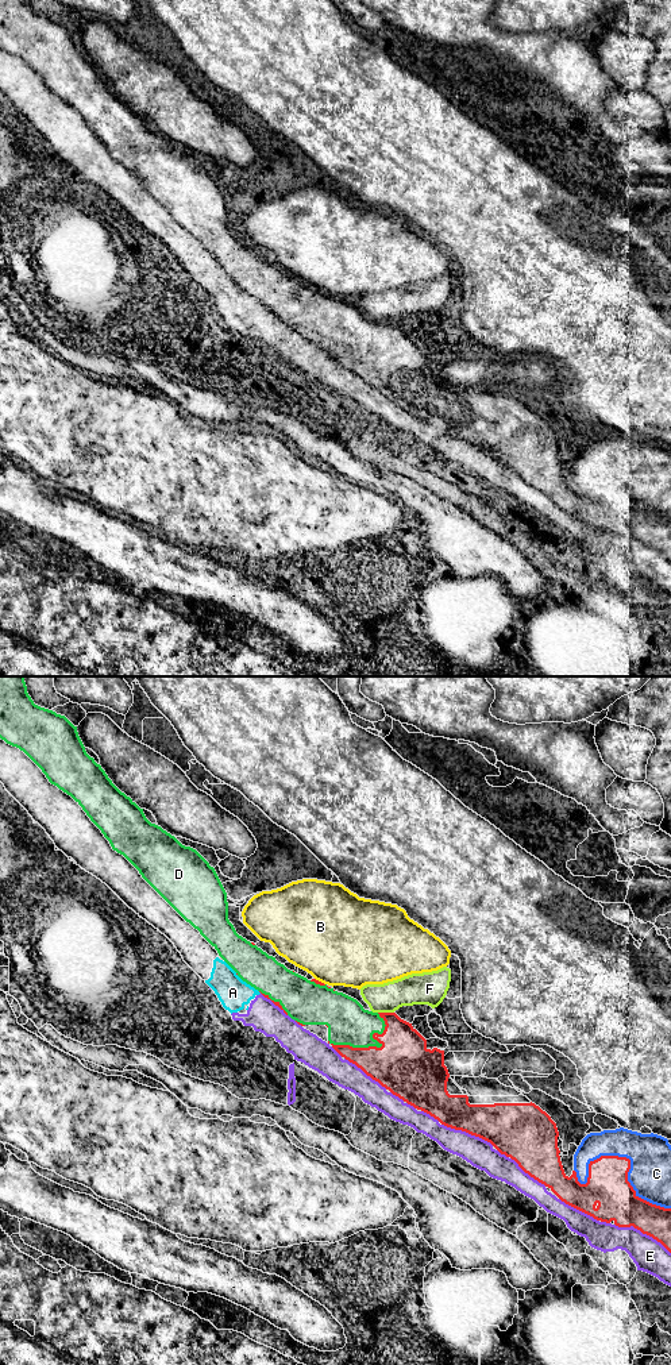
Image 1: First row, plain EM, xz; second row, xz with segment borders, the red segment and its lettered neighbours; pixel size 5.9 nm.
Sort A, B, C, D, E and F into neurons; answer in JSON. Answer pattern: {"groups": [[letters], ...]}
{"groups": [["A", "E"], ["B"], ["C"], ["D"], ["F"]]}

